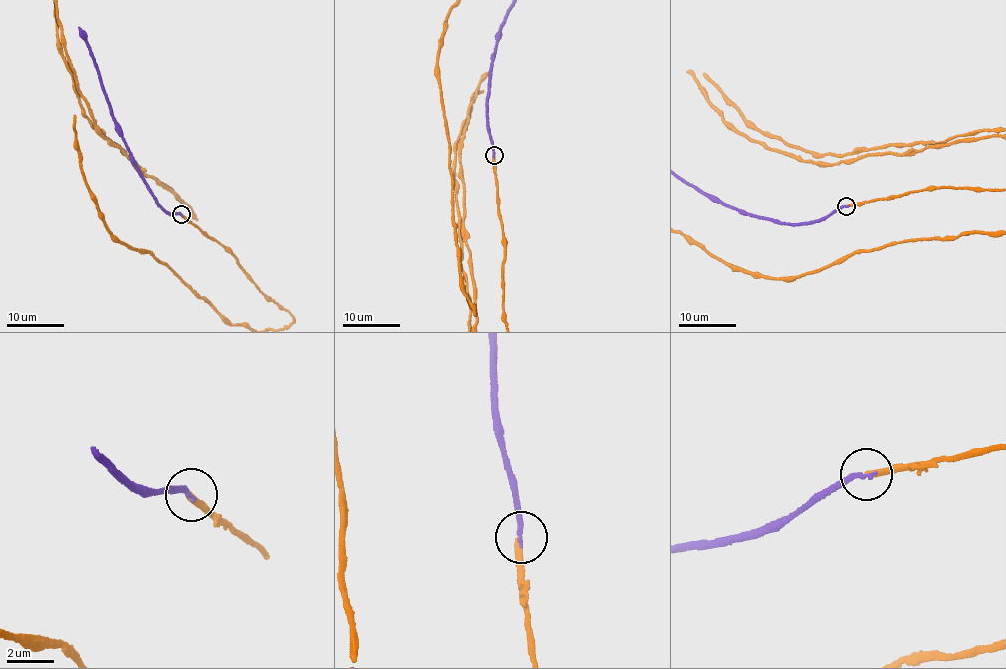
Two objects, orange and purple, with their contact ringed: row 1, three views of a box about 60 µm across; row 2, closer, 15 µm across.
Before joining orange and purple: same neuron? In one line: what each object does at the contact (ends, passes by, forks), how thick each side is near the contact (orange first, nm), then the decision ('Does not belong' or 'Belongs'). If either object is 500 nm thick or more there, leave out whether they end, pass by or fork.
At the ring orange ends. At the ring purple ends. Thickness 200 nm (orange) against 200 nm. Does not belong

